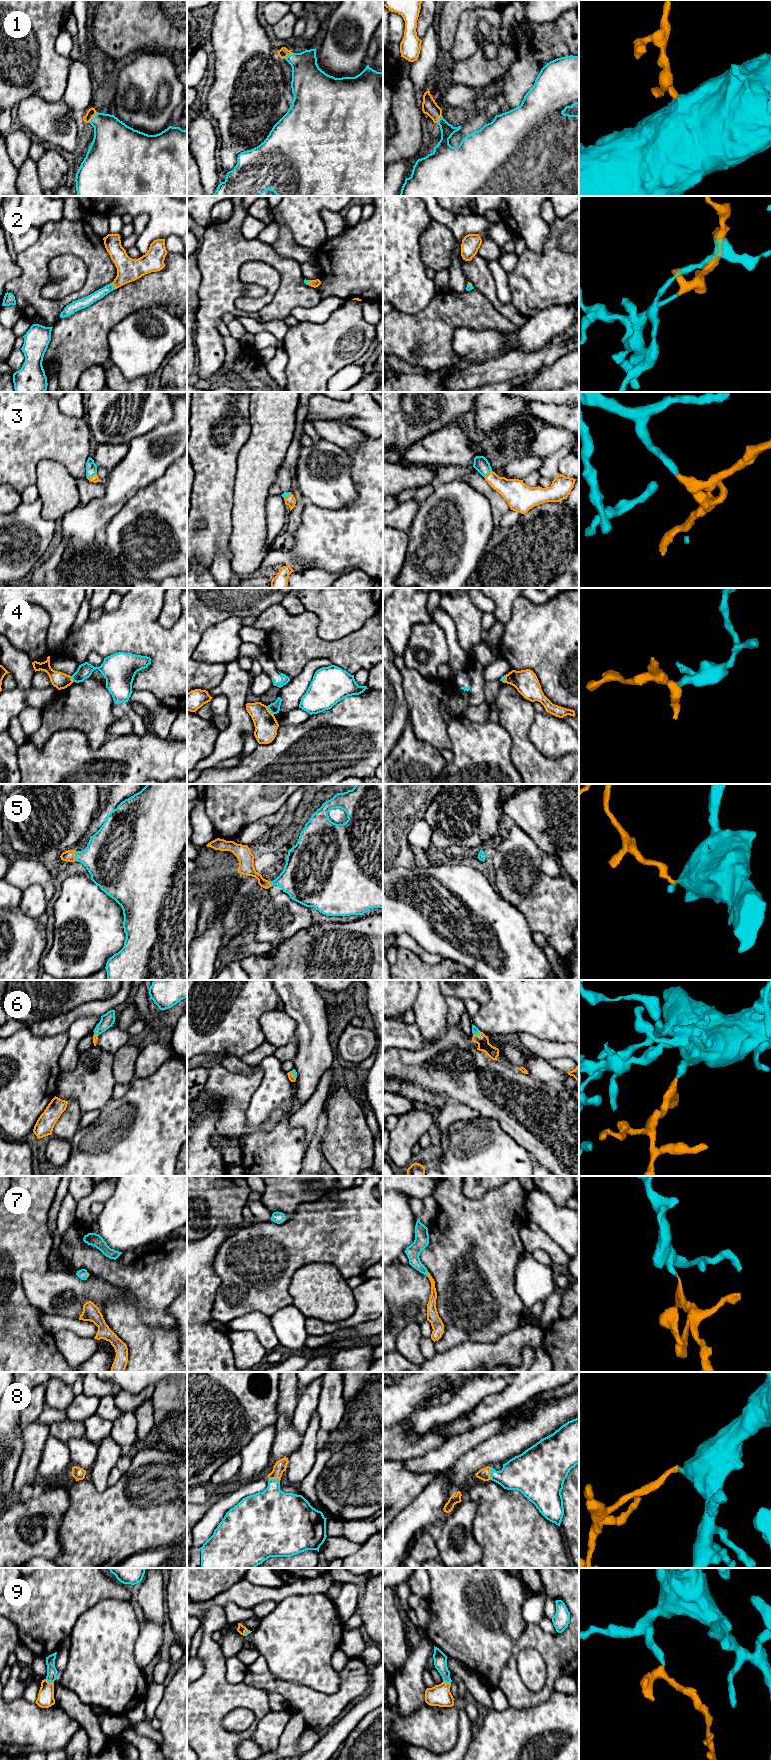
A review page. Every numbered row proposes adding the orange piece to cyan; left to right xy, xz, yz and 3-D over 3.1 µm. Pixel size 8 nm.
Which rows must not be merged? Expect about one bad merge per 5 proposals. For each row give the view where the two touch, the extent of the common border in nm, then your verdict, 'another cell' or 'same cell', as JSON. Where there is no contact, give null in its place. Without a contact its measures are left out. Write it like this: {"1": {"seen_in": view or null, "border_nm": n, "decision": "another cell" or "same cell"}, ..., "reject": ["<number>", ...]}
{"1": {"seen_in": "xy", "border_nm": 120, "decision": "same cell"}, "2": {"seen_in": "xy", "border_nm": 60, "decision": "same cell"}, "3": {"seen_in": "xy", "border_nm": 90, "decision": "same cell"}, "4": {"seen_in": "xz", "border_nm": 100, "decision": "another cell"}, "5": {"seen_in": "xy", "border_nm": 80, "decision": "same cell"}, "6": {"seen_in": "yz", "border_nm": 70, "decision": "same cell"}, "7": {"seen_in": "yz", "border_nm": 60, "decision": "same cell"}, "8": {"seen_in": "yz", "border_nm": 110, "decision": "same cell"}, "9": {"seen_in": "xy", "border_nm": 80, "decision": "same cell"}, "reject": ["4"]}

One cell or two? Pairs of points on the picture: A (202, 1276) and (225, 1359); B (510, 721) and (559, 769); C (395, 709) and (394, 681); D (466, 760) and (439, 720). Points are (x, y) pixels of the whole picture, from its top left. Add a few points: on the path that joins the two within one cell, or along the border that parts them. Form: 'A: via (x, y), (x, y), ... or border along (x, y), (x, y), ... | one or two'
A: via (201, 1297), (201, 1335), (204, 1338) | one
B: via (519, 736), (520, 744), (544, 768) | one
C: via (394, 702), (394, 688) | one
D: border along (458, 717), (453, 719), (447, 728), (451, 748) | two

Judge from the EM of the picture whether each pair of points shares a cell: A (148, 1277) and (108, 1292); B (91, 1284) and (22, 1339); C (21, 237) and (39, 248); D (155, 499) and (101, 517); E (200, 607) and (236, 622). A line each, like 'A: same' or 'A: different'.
A: different
B: different
C: different
D: different
E: different

